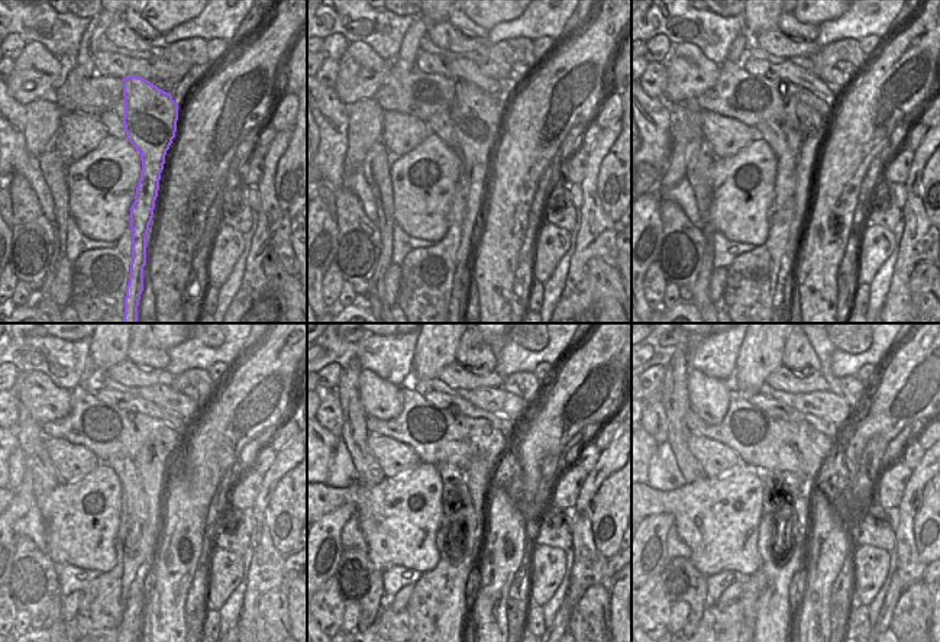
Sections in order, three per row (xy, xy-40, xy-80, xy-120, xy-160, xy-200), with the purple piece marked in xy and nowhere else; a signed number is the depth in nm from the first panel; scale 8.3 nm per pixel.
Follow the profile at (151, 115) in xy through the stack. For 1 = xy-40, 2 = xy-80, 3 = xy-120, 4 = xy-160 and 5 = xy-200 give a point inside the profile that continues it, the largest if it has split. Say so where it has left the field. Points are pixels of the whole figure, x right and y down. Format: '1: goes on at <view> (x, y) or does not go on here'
1: goes on at xy-40 (475, 116)
2: goes on at xy-80 (803, 126)
3: goes on at xy-120 (154, 463)
4: goes on at xy-160 (477, 473)
5: goes on at xy-200 (806, 489)

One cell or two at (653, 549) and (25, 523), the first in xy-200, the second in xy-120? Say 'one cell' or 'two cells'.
two cells

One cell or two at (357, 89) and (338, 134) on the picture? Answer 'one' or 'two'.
two

